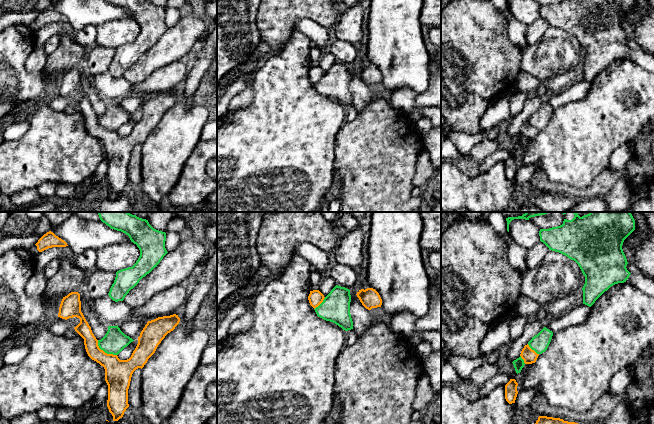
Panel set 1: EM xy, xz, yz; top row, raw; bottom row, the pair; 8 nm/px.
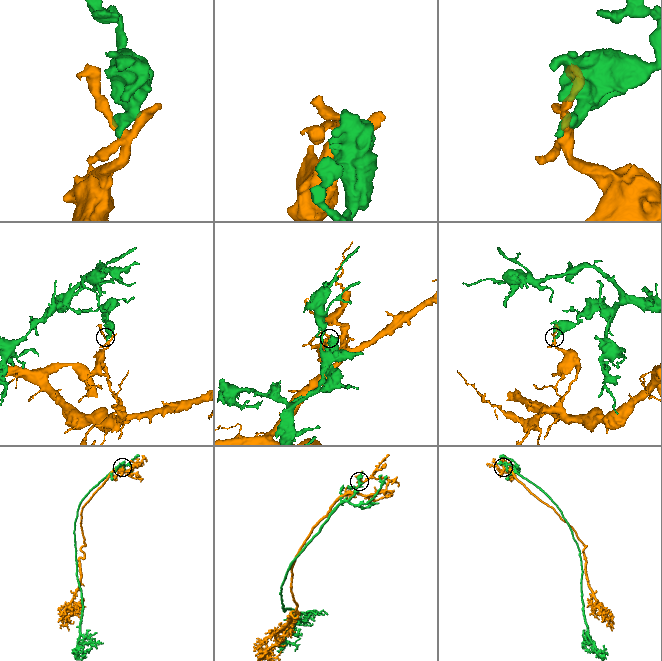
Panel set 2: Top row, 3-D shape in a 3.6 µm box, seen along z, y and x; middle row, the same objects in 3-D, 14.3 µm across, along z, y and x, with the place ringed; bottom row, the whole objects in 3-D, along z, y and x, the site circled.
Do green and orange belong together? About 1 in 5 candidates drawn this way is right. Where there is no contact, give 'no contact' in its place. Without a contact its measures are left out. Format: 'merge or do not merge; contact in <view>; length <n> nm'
do not merge; contact in xy; length 200 nm

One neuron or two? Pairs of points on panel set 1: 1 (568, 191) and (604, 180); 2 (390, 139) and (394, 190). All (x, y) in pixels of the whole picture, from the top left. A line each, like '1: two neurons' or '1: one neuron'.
1: one neuron
2: one neuron

